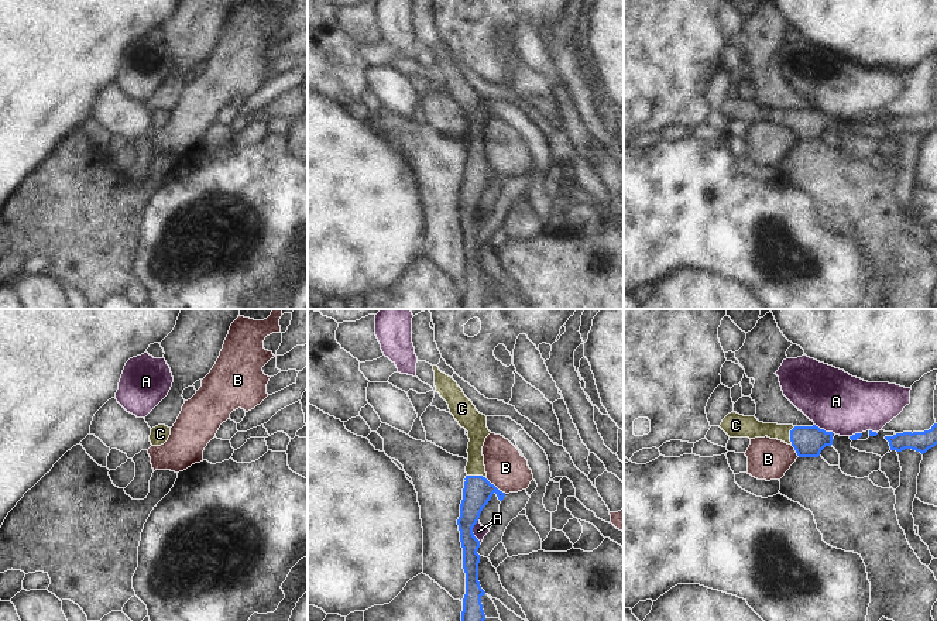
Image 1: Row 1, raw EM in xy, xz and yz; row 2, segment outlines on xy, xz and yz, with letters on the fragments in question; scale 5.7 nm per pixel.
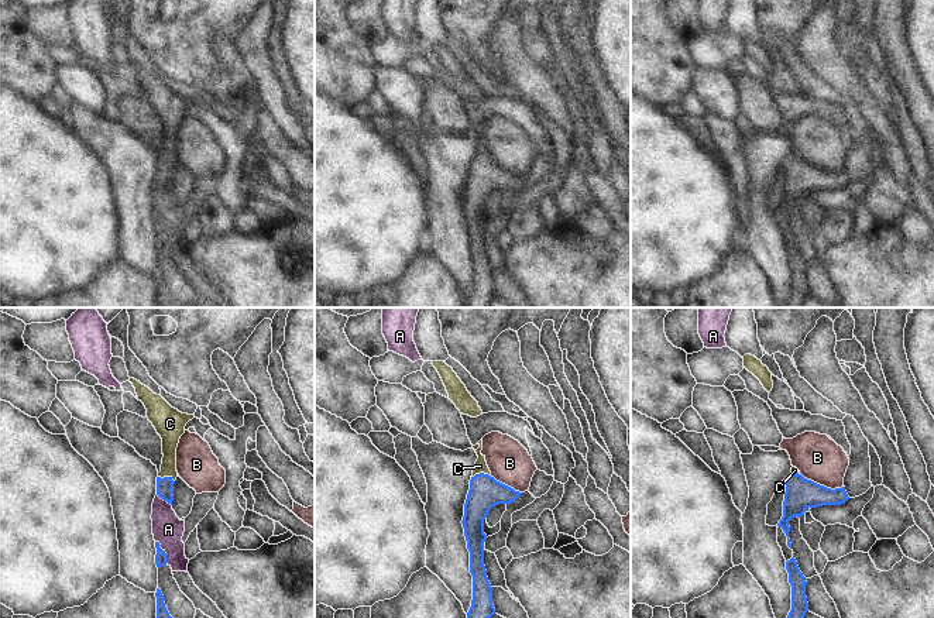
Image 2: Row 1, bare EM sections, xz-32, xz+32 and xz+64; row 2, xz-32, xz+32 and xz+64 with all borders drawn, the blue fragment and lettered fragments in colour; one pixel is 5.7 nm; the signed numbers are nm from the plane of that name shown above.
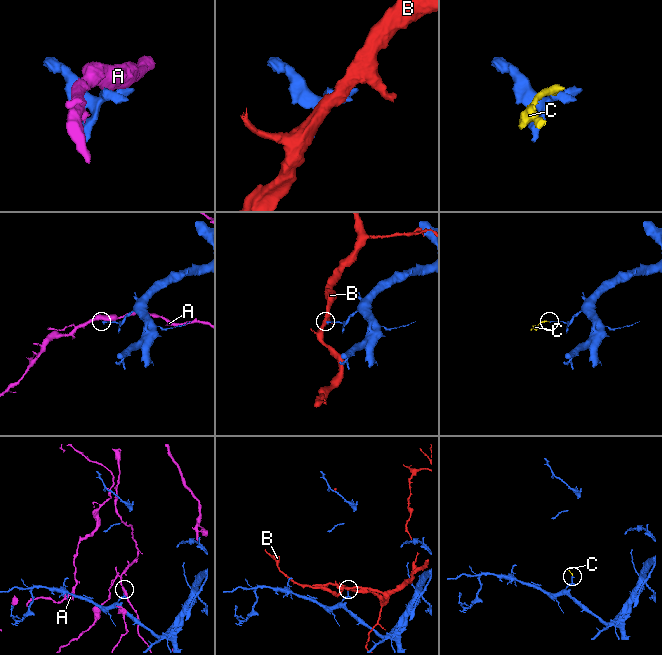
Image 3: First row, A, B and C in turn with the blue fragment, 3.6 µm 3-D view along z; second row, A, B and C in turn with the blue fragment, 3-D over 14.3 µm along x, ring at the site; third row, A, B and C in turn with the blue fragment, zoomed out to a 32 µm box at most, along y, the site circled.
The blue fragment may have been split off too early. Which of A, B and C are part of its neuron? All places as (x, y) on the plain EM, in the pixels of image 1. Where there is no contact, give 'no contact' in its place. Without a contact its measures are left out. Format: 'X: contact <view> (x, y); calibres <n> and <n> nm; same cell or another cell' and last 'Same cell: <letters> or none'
A: contact xz (472, 216); calibres 170 and 70 nm; another cell
B: contact xz (494, 170); calibres 170 and 220 nm; another cell
C: contact xz (477, 160); calibres 170 and 110 nm; same cell
Same cell: C

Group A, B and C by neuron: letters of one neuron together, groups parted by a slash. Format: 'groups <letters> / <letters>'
groups A / B / C

